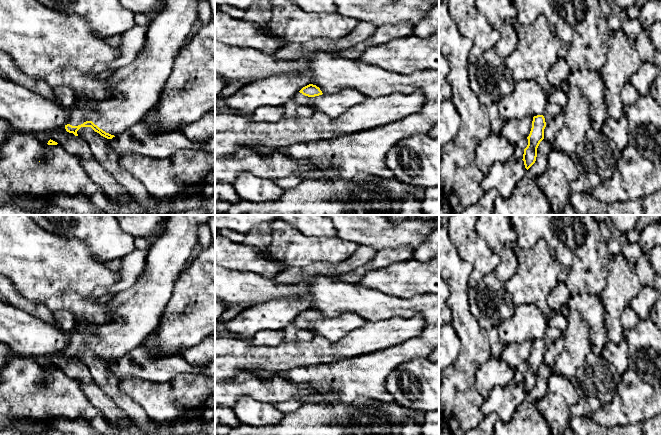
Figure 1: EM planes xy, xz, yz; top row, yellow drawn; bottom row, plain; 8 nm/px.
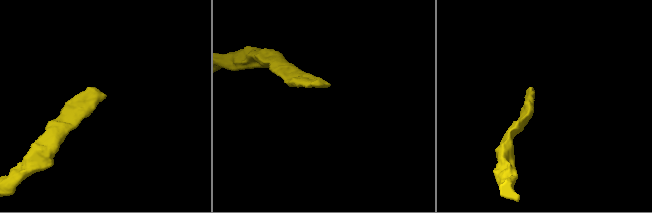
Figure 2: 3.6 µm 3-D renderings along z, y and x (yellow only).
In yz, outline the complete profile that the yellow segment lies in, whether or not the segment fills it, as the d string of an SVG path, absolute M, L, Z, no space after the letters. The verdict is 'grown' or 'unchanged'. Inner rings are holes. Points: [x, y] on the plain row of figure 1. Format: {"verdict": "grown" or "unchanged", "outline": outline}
{"verdict": "grown", "outline": "M547 327L545 335L542 339L533 341L532 352L528 363L528 369L524 373L523 385L525 392L528 394L536 385L537 372L540 366L544 363L544 353L546 349L552 345L560 336L562 332L553 327Z"}

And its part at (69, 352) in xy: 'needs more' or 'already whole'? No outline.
needs more

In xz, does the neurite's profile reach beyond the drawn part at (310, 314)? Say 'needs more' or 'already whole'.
needs more

